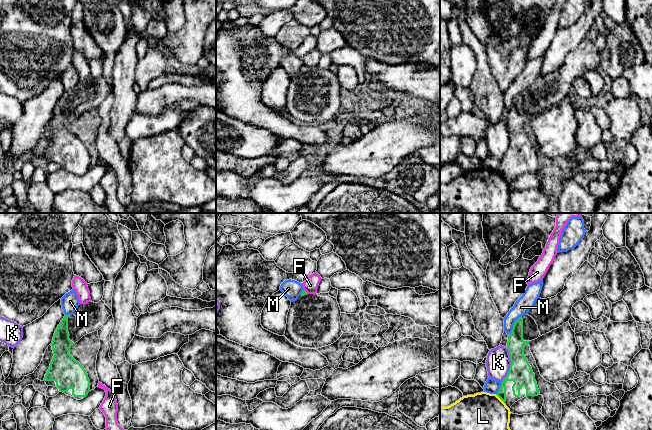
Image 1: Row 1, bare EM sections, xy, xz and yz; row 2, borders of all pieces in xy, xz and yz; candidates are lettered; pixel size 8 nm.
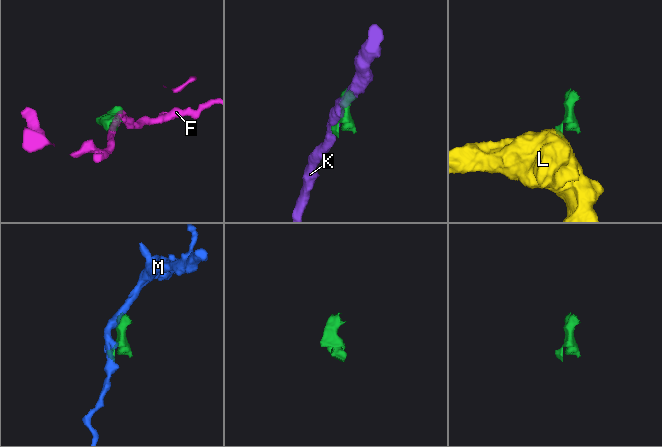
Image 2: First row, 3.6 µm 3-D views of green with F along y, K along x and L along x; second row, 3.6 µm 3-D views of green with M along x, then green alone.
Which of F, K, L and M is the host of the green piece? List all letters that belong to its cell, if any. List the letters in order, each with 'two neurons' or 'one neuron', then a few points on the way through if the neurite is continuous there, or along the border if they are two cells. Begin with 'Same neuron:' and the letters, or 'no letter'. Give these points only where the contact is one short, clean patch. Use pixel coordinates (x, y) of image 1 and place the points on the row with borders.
Same neuron: no letter
F: two neurons | along xz (304, 289), (308, 293)
K: two neurons
L: two neurons | along yz (495, 394), (504, 403)
M: two neurons

